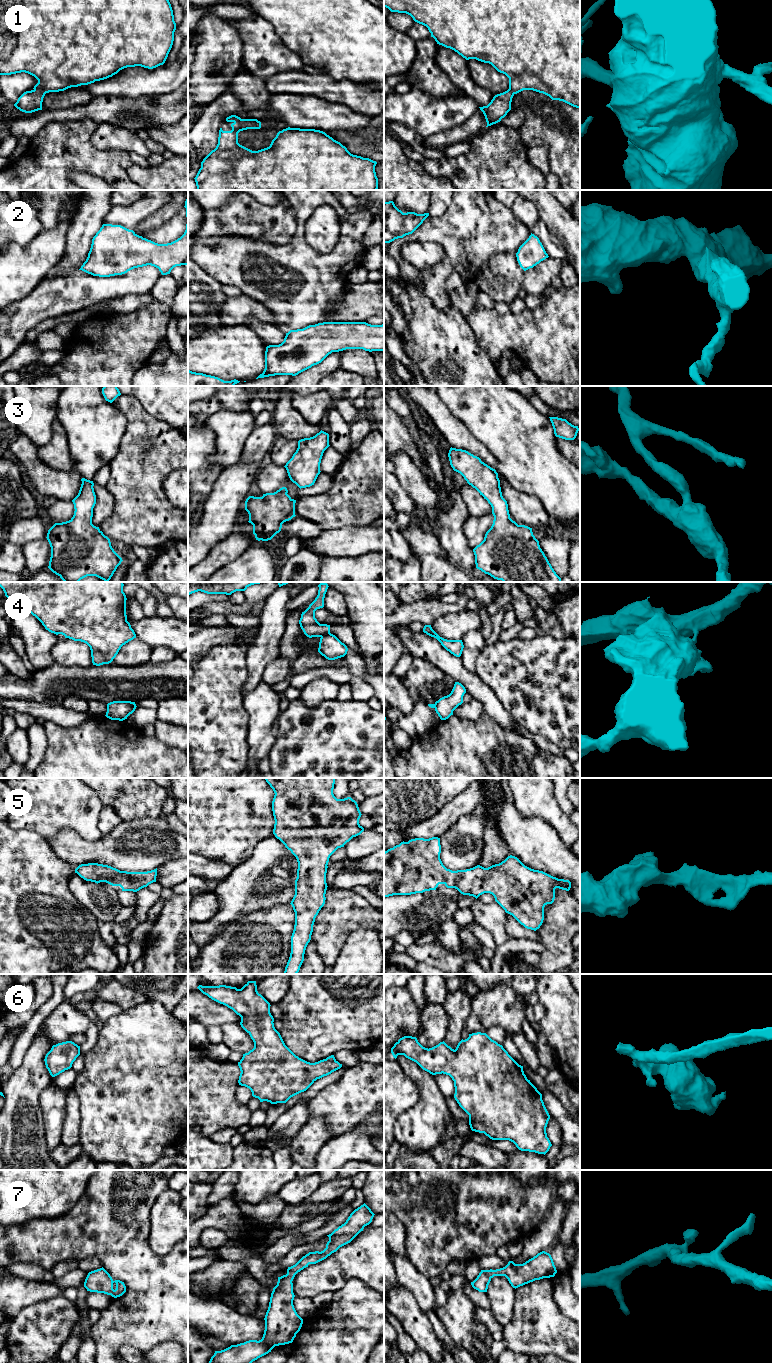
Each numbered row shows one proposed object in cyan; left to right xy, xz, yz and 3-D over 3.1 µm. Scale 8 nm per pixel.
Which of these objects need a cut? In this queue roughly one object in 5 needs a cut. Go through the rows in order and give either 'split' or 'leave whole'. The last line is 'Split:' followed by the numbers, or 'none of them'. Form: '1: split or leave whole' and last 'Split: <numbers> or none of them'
1: leave whole
2: leave whole
3: leave whole
4: split
5: leave whole
6: leave whole
7: leave whole
Split: 4

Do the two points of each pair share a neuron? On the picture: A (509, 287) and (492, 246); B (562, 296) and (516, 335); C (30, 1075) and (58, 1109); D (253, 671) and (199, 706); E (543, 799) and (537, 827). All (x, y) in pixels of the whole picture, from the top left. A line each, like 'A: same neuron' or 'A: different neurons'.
A: different neurons
B: same neuron
C: different neurons
D: different neurons
E: different neurons

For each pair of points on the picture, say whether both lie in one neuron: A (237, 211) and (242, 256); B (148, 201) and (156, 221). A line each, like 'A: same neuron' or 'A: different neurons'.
A: different neurons
B: different neurons

